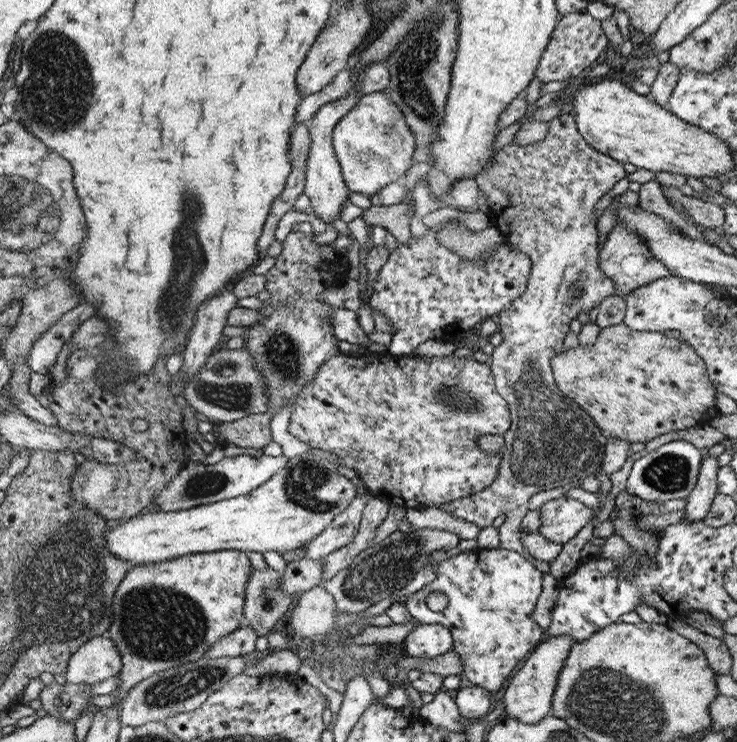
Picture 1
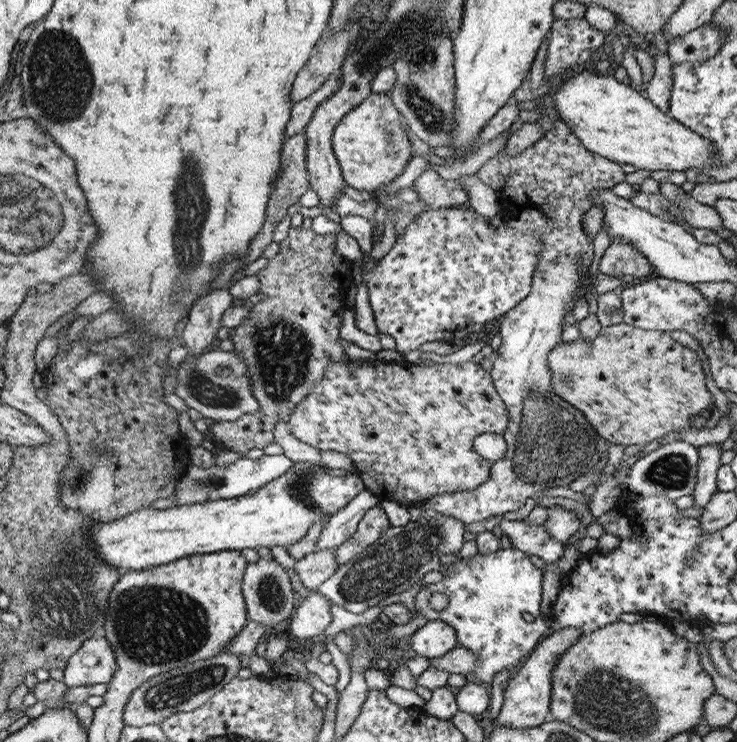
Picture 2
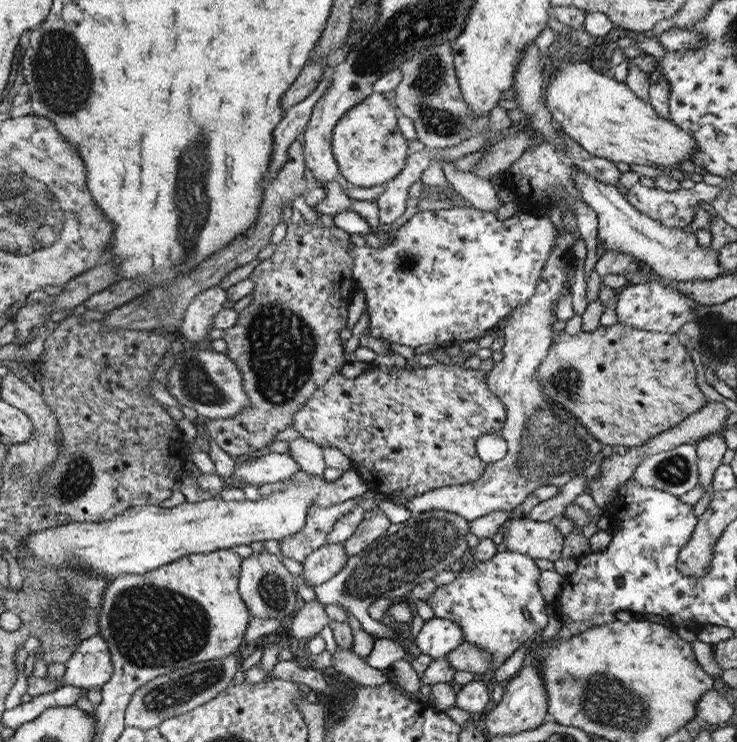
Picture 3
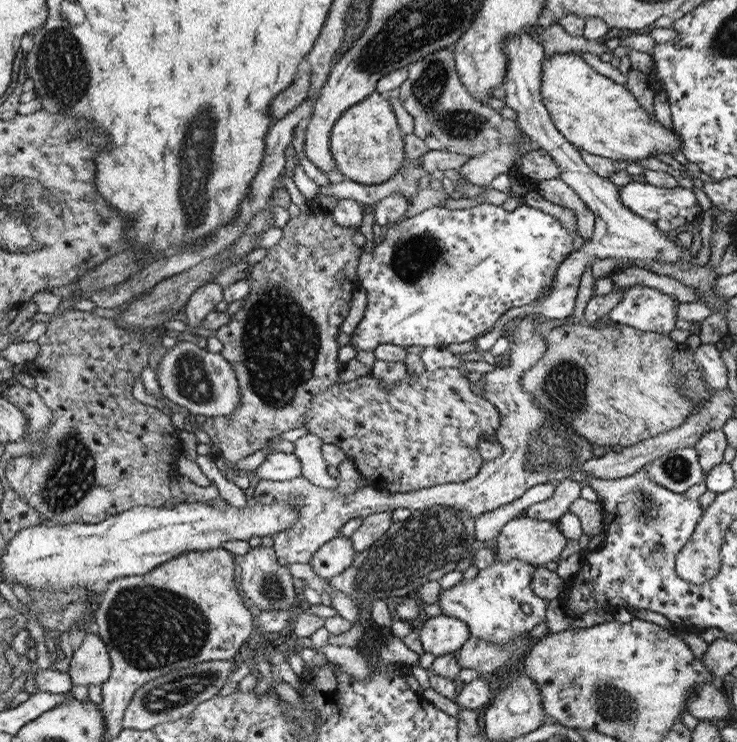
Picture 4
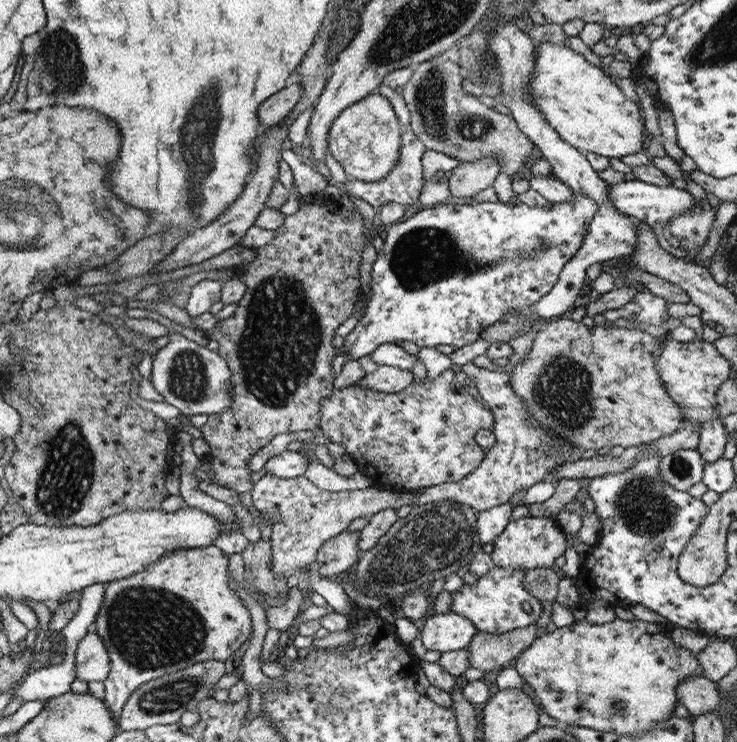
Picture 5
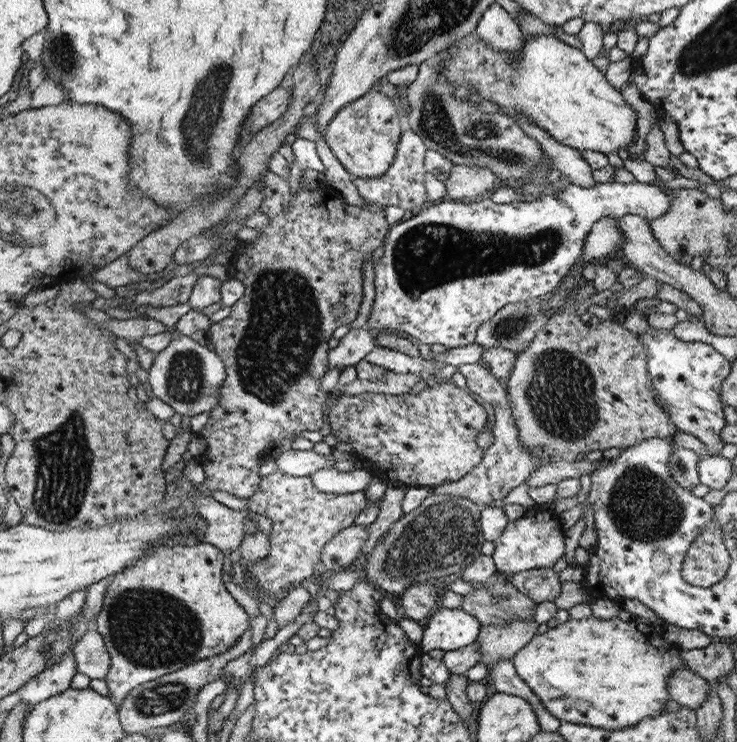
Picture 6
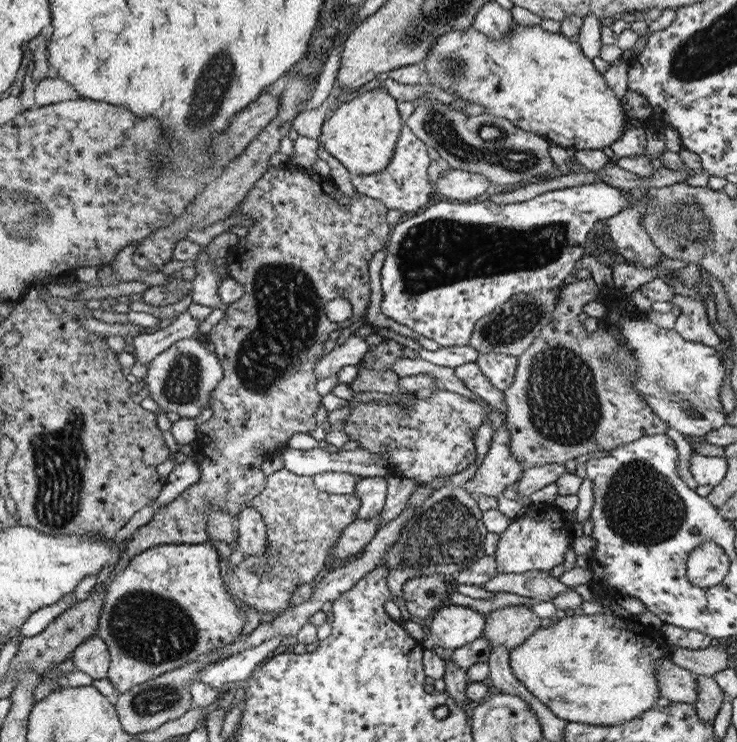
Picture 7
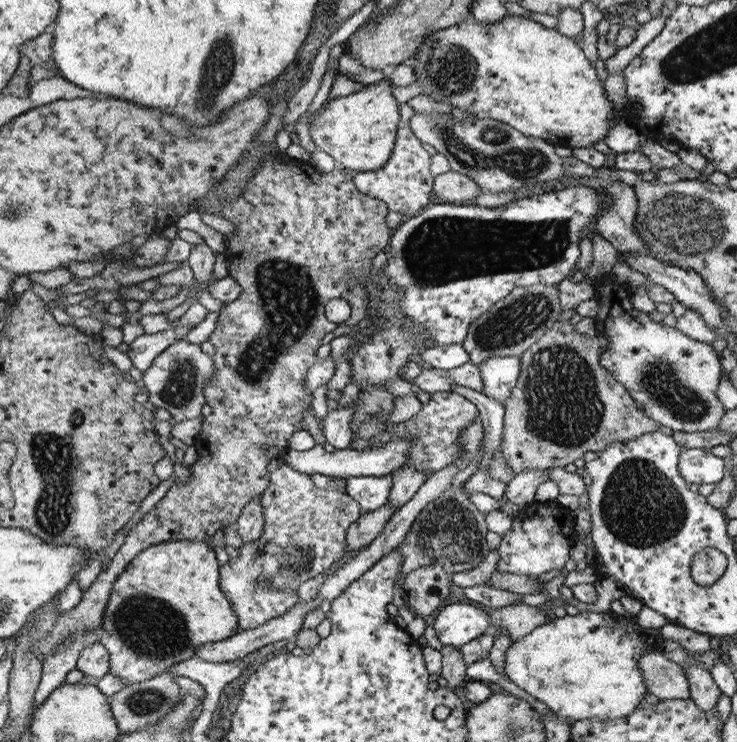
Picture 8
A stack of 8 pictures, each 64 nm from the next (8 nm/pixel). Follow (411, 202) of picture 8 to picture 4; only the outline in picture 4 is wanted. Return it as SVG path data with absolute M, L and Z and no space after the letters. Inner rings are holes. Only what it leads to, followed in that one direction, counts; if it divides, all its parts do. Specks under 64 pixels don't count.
M414 134L404 135L404 143L406 158L396 176L377 185L363 185L346 178L337 184L330 183L322 189L322 194L324 196L332 194L335 198L340 199L349 198L372 207L383 198L396 194L405 196L409 201L424 184L425 172L423 168L416 166L416 161L424 157L429 152L429 148Z

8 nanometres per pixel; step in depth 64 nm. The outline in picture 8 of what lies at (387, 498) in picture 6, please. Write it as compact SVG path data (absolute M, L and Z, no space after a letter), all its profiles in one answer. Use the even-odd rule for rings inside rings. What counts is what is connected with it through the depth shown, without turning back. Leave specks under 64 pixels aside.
M410 465L398 468L392 476L393 485L388 503L392 503L396 510L406 504L427 479L426 473L421 473Z

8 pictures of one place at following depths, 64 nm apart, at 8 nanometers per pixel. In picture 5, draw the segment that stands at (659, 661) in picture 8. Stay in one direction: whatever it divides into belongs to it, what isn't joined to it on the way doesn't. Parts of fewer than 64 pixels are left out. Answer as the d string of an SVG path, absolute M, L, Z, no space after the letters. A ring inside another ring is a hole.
M691 676L680 681L675 688L677 702L686 706L696 718L714 712L720 704L720 693L716 683L704 676Z

